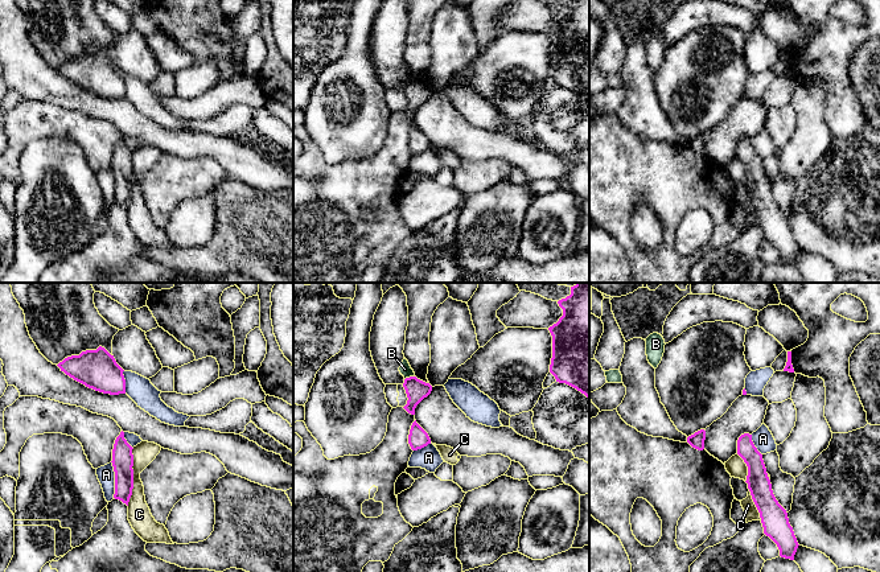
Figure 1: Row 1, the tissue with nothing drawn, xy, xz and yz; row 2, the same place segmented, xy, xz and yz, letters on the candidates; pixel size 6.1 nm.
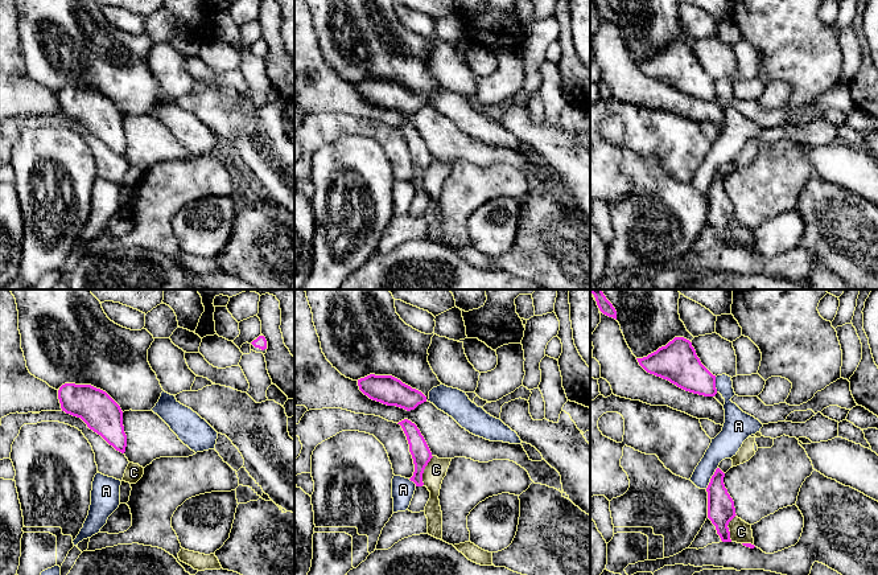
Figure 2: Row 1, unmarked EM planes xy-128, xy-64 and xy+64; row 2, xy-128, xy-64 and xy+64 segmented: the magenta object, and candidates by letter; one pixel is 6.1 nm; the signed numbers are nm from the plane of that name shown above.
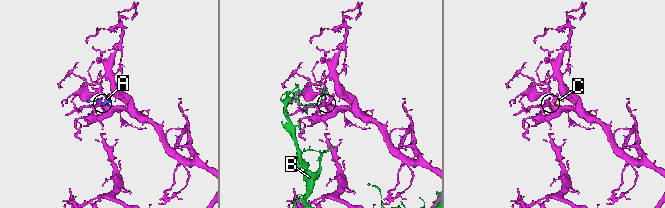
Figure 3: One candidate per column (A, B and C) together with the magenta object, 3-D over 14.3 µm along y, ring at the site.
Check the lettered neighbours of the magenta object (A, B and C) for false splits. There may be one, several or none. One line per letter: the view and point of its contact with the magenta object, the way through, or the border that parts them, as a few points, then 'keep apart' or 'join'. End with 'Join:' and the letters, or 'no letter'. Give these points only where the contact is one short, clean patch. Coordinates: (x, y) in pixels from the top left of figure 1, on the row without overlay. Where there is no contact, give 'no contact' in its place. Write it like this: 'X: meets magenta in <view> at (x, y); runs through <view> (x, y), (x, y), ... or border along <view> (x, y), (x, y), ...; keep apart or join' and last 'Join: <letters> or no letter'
A: meets magenta in xy at (115, 184); keep apart
B: meets magenta in xz at (410, 81); keep apart
C: meets magenta in xy at (132, 181); keep apart
Join: no letter

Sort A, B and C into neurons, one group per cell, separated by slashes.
A / B / C

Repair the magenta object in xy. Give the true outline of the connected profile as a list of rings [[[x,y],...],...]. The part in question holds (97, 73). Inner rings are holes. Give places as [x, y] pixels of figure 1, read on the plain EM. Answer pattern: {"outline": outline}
{"outline": [[[102,50],[67,61],[57,70],[89,92],[110,99],[126,98],[124,74],[116,67],[114,59]]]}

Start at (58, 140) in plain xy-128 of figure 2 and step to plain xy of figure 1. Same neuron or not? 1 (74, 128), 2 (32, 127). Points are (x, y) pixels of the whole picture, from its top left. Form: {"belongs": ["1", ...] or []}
{"belongs": []}

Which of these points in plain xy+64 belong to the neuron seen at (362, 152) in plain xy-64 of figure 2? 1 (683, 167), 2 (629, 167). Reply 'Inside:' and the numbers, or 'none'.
Inside: 2

